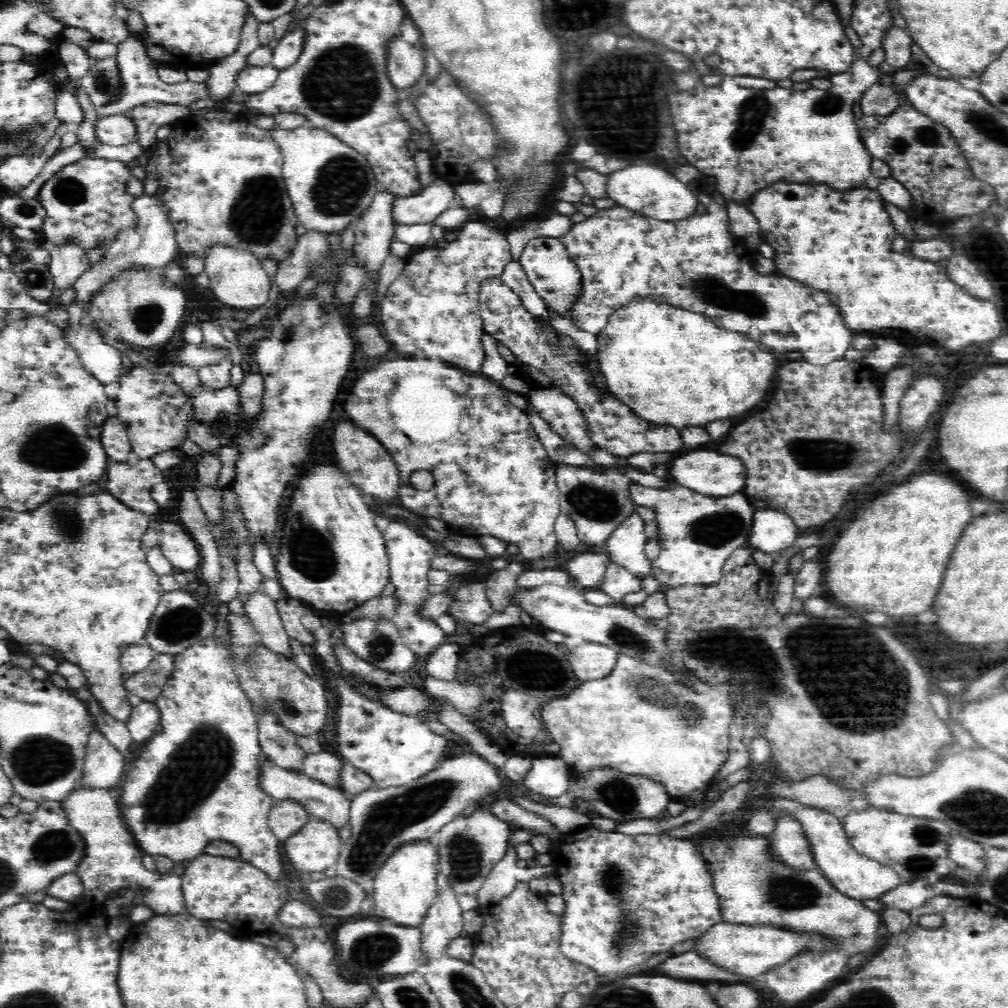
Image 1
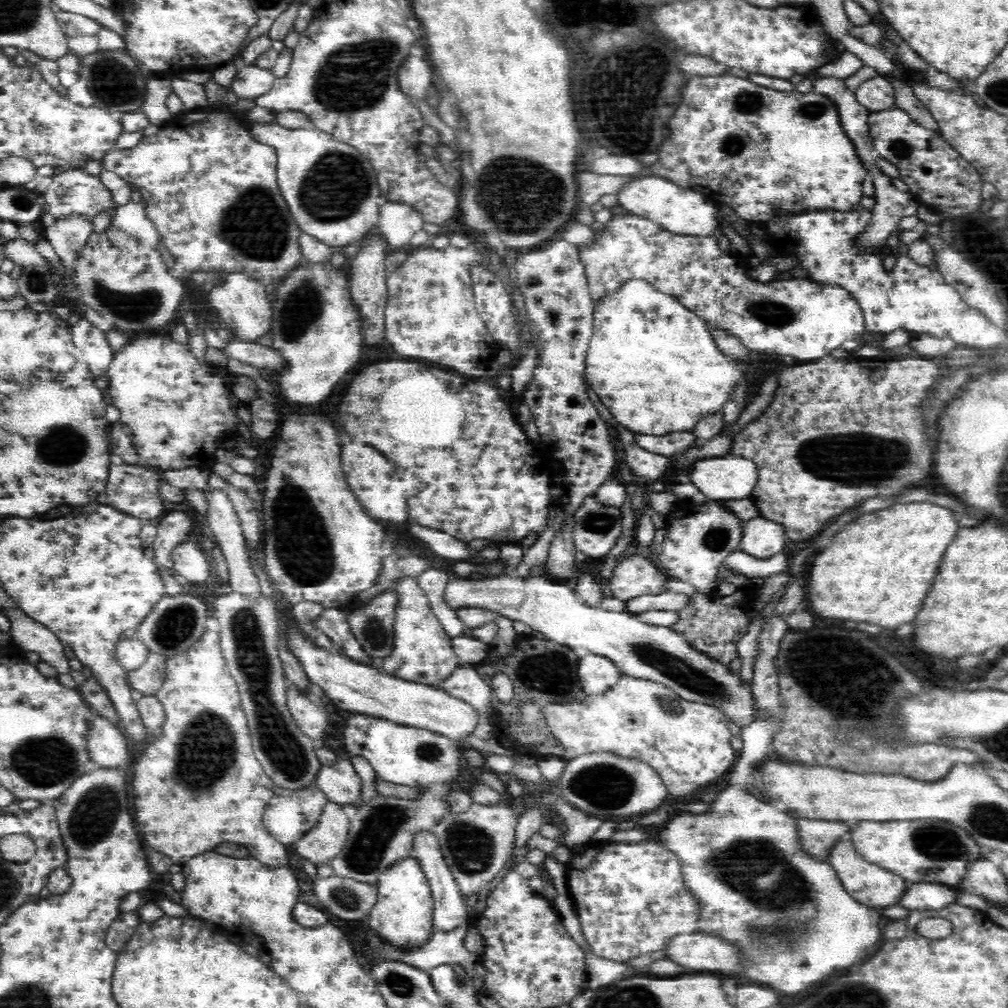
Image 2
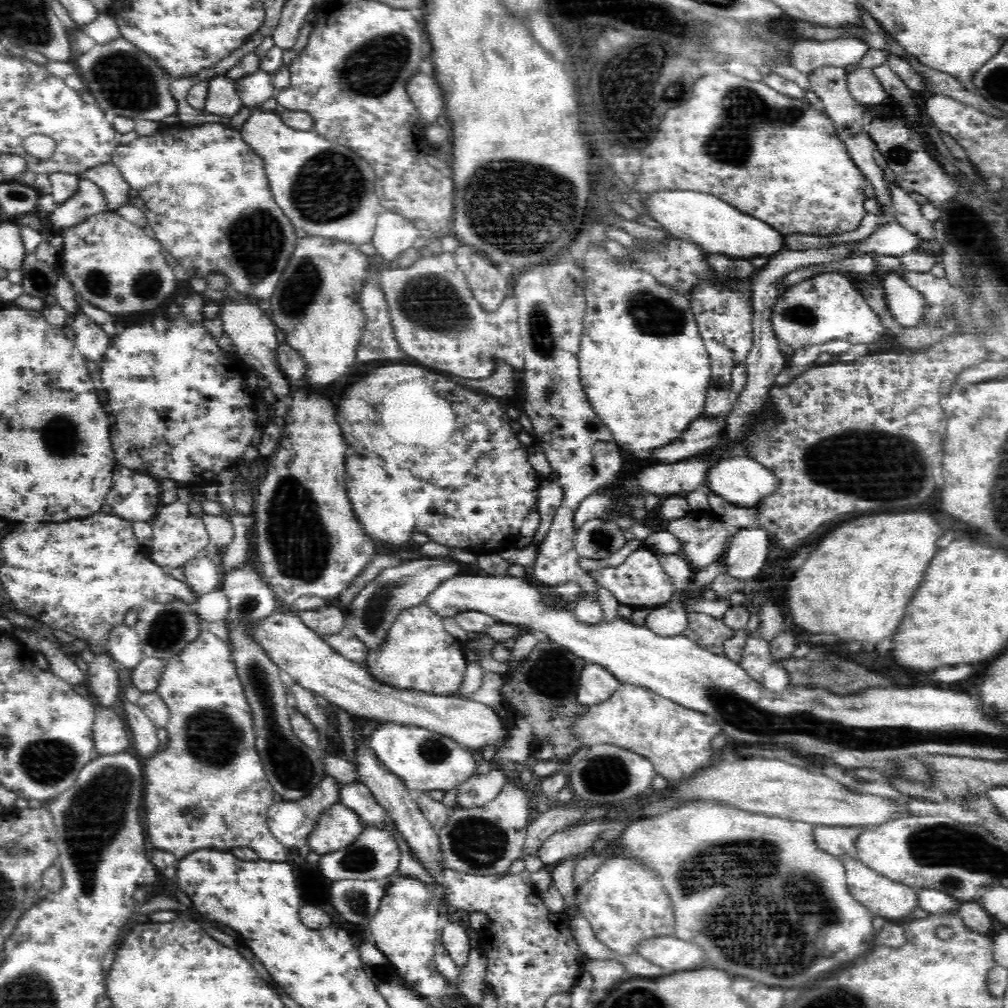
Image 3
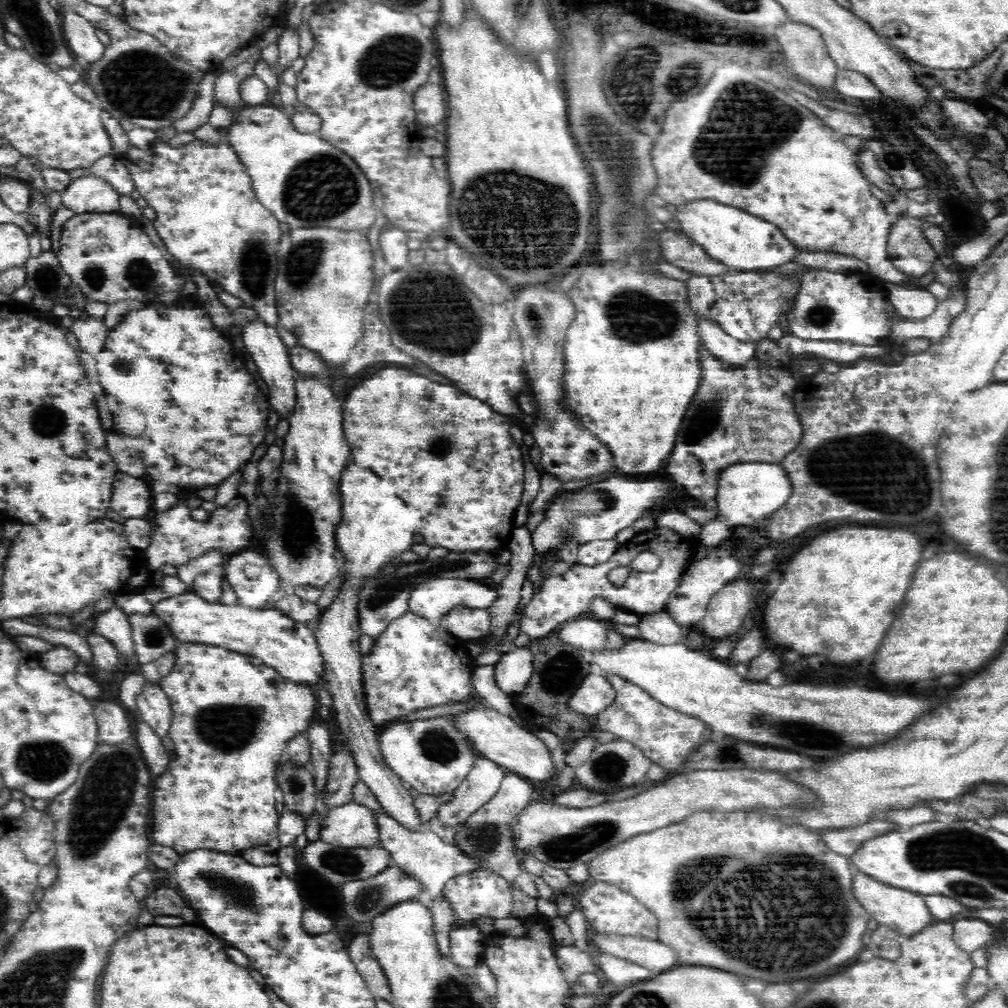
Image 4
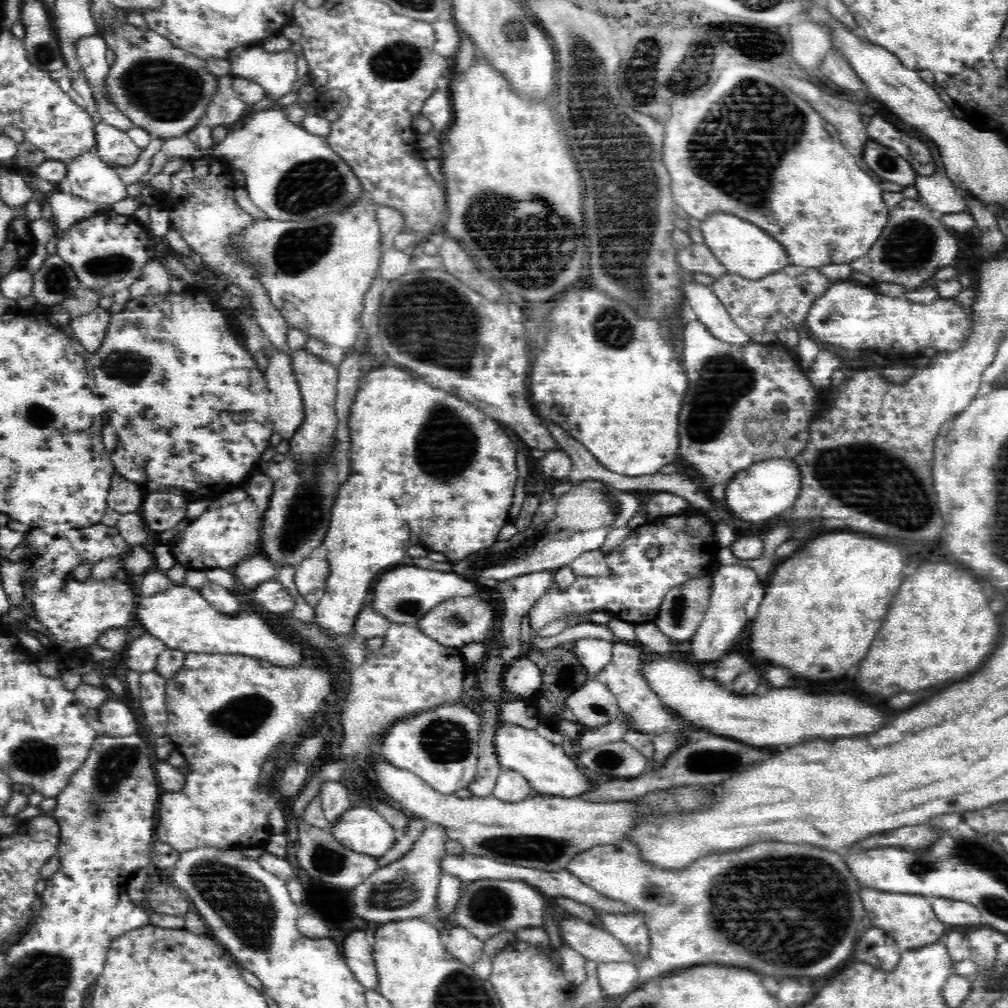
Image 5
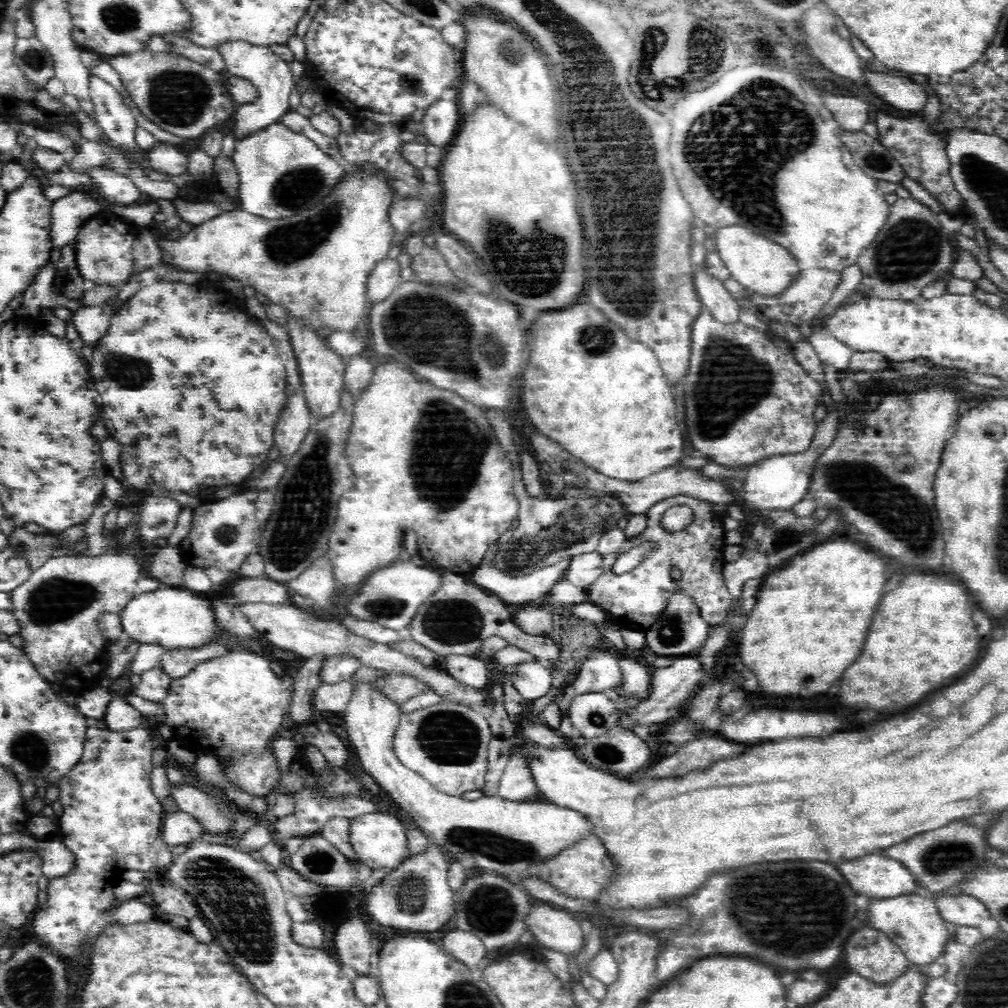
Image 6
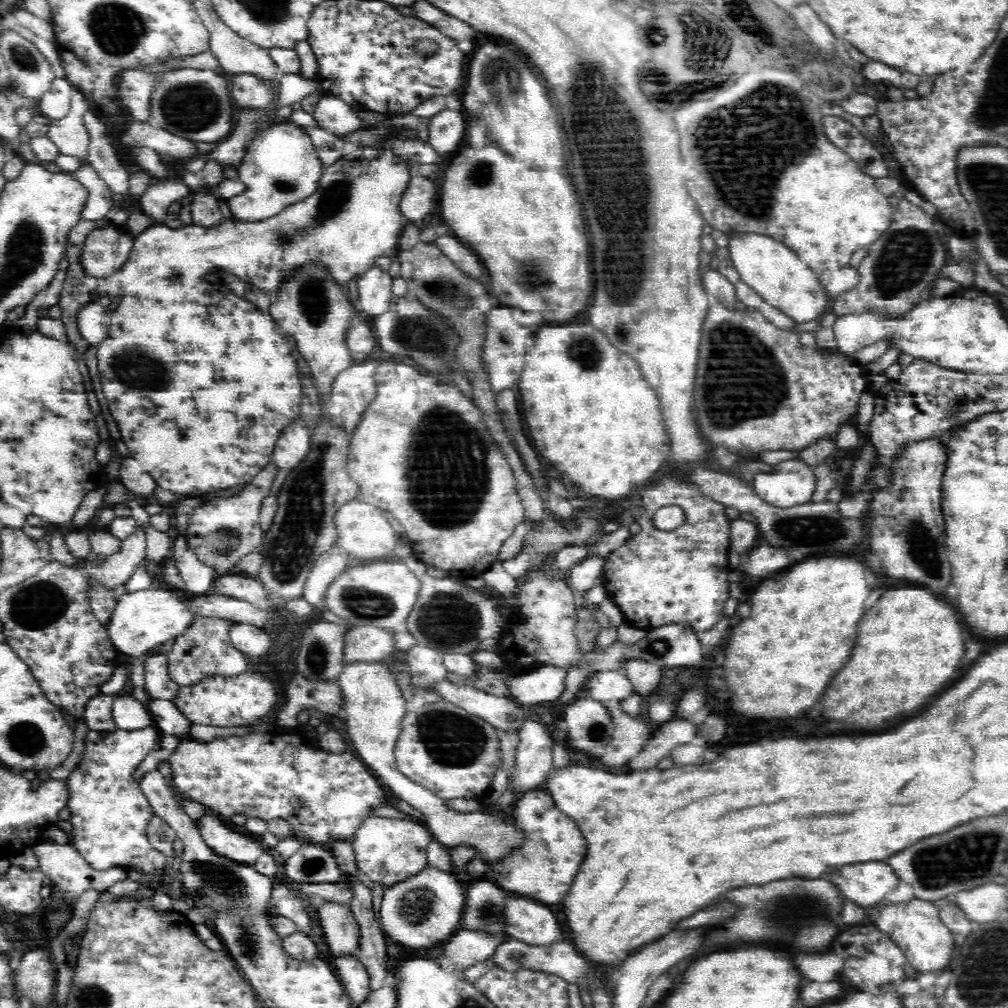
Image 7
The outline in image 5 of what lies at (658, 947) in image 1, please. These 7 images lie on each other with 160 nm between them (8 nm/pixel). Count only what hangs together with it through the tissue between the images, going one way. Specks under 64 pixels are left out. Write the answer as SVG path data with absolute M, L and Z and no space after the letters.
M606 913L600 915L606 930L630 953L630 964L638 971L650 956L651 942L647 924L640 917Z

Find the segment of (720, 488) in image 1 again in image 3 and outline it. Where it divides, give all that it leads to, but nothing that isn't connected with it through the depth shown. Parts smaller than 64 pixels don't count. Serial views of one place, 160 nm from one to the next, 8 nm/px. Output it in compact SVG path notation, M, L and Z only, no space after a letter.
M743 455L730 456L720 462L713 463L708 469L705 480L705 489L721 496L725 501L738 507L756 507L760 499L776 492L779 487L779 478L759 461Z

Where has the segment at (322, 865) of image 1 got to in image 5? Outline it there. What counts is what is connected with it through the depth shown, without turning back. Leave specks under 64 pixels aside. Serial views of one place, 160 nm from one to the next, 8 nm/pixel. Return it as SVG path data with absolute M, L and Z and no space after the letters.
M352 808L348 810L342 820L330 828L329 834L335 836L344 846L358 854L365 854L372 858L382 858L394 844L396 844L396 829L388 823L386 818L372 808Z

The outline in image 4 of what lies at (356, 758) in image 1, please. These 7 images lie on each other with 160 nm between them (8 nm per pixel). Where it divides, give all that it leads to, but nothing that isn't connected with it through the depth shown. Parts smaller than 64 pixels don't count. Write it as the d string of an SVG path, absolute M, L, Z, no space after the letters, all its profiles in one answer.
M453 717L392 722L382 728L377 735L382 758L389 770L392 770L393 774L396 774L410 790L420 794L438 796L445 792L455 791L480 757L479 754L474 754L475 749L467 736L455 727Z

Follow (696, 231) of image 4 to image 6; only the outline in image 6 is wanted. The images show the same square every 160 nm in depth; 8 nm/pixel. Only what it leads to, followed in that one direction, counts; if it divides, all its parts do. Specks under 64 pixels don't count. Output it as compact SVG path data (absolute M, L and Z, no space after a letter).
M729 226L716 231L714 237L716 252L722 257L732 277L740 281L749 293L758 293L764 297L782 296L803 271L799 267L799 260L787 248L768 240L765 235L754 234L739 226Z

